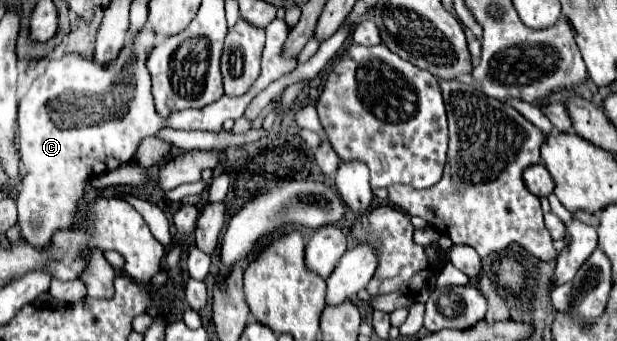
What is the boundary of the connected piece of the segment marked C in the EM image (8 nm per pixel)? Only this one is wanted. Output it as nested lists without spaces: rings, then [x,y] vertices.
[[[275,19],[266,27],[261,75],[245,95],[223,95],[201,109],[175,111],[169,119],[161,119],[153,107],[151,77],[145,67],[145,51],[155,43],[155,35],[149,25],[145,25],[137,37],[127,39],[111,67],[101,67],[79,55],[51,59],[45,73],[33,81],[27,95],[19,101],[19,153],[25,177],[17,199],[17,223],[21,225],[23,237],[33,245],[47,245],[57,229],[75,225],[77,203],[83,197],[85,181],[129,163],[141,139],[155,135],[159,129],[173,127],[217,133],[223,129],[227,119],[239,119],[247,105],[271,81],[295,69],[295,59],[281,57],[287,33],[289,29],[283,19]]]

